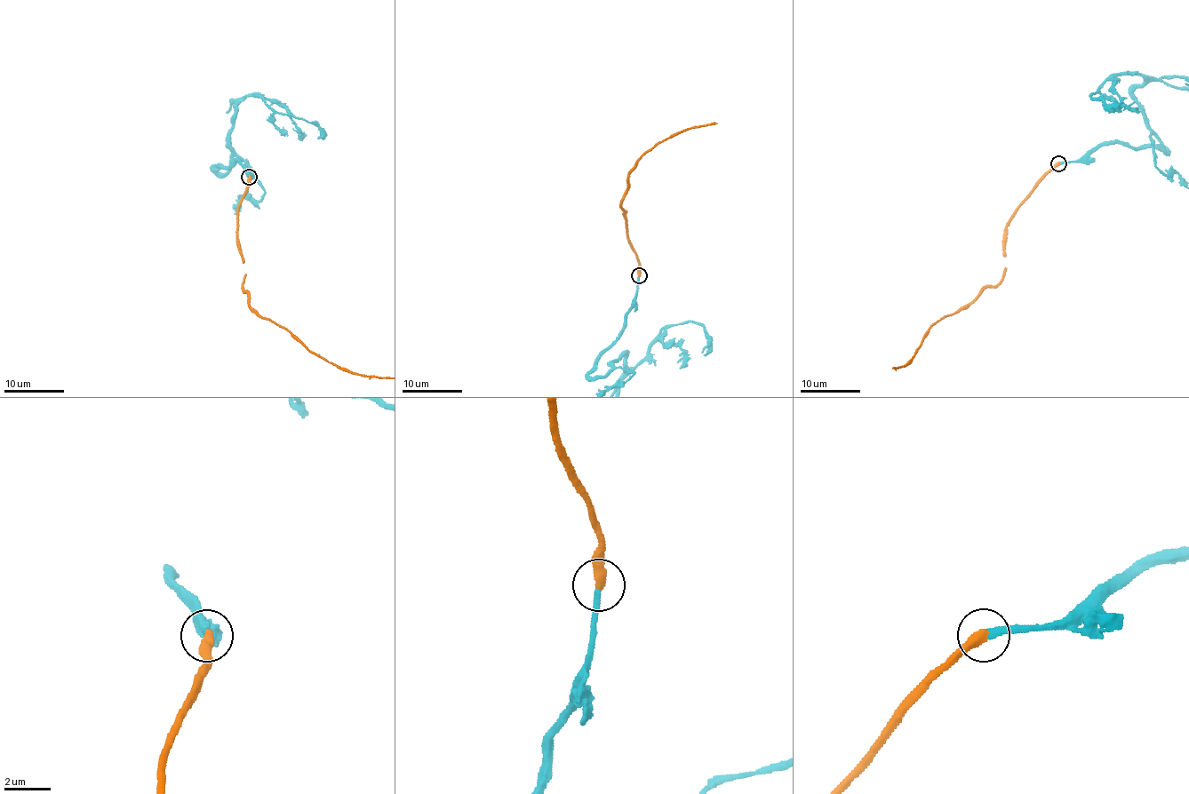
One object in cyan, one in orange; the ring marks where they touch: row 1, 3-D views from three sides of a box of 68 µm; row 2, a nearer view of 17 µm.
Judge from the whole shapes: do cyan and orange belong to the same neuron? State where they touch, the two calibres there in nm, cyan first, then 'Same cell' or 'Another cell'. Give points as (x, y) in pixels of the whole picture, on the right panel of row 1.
Place: (1058, 163). Thickness 300 nm (cyan) against 440 nm. Same cell

